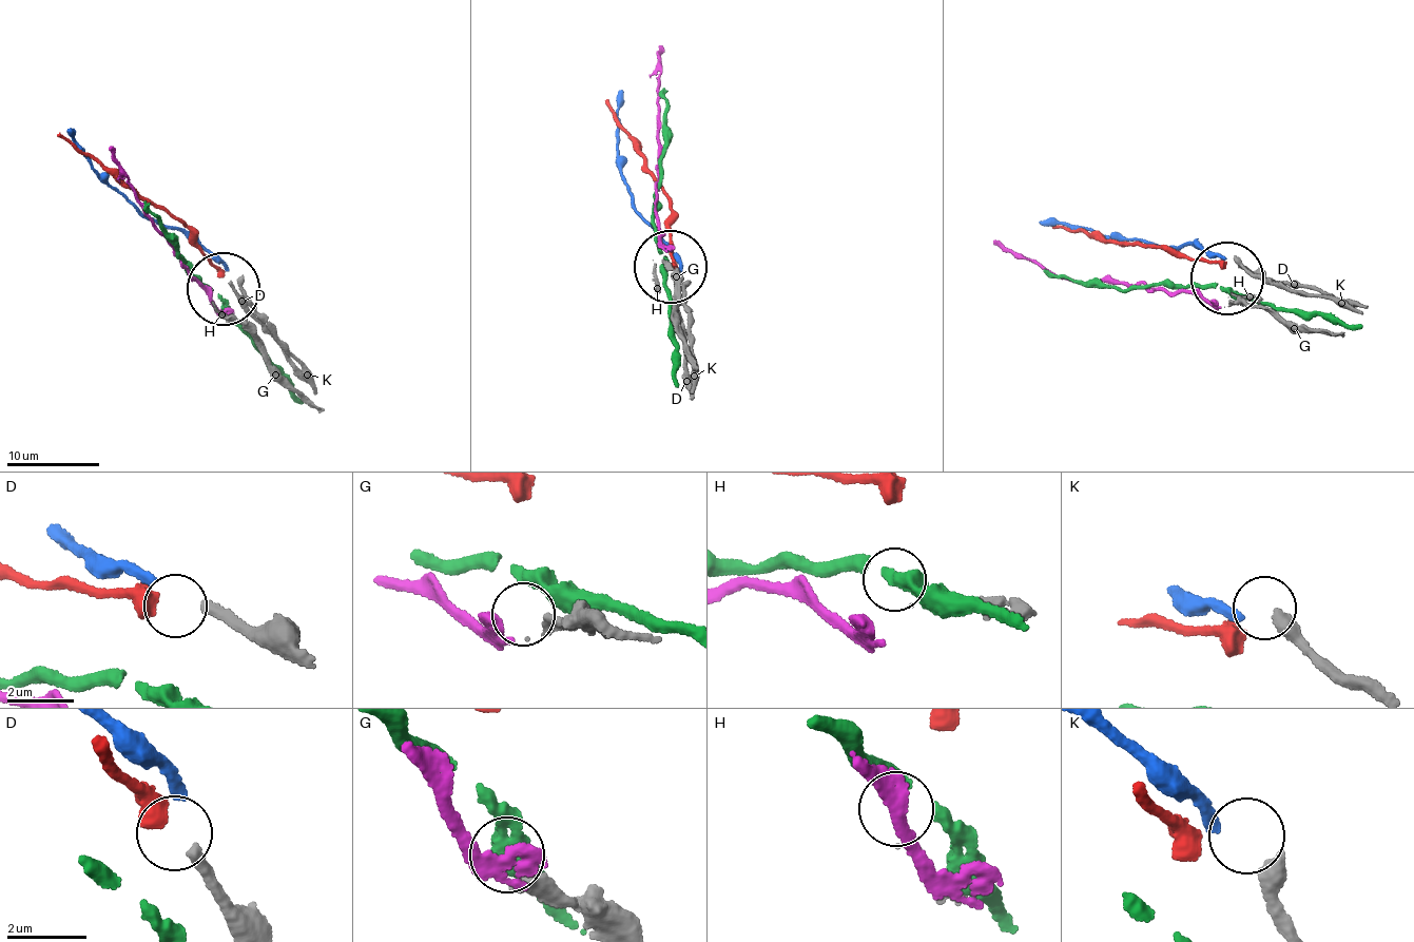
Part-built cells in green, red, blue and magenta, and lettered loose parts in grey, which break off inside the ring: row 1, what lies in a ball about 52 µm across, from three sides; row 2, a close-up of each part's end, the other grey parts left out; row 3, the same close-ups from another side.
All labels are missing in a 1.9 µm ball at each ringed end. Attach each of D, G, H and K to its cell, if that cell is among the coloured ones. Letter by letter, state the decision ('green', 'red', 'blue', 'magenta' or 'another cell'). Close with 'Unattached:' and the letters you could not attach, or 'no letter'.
D: red
G: another cell
H: another cell
K: blue
Unattached: G, H

